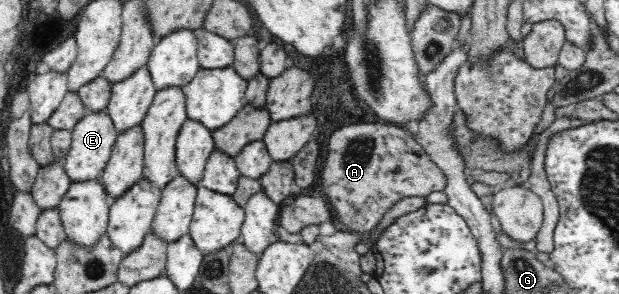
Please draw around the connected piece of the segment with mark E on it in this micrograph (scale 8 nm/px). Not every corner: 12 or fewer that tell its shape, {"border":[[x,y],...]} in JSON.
{"border":[[88,111],[63,163],[72,183],[98,178],[119,134],[108,111]]}

